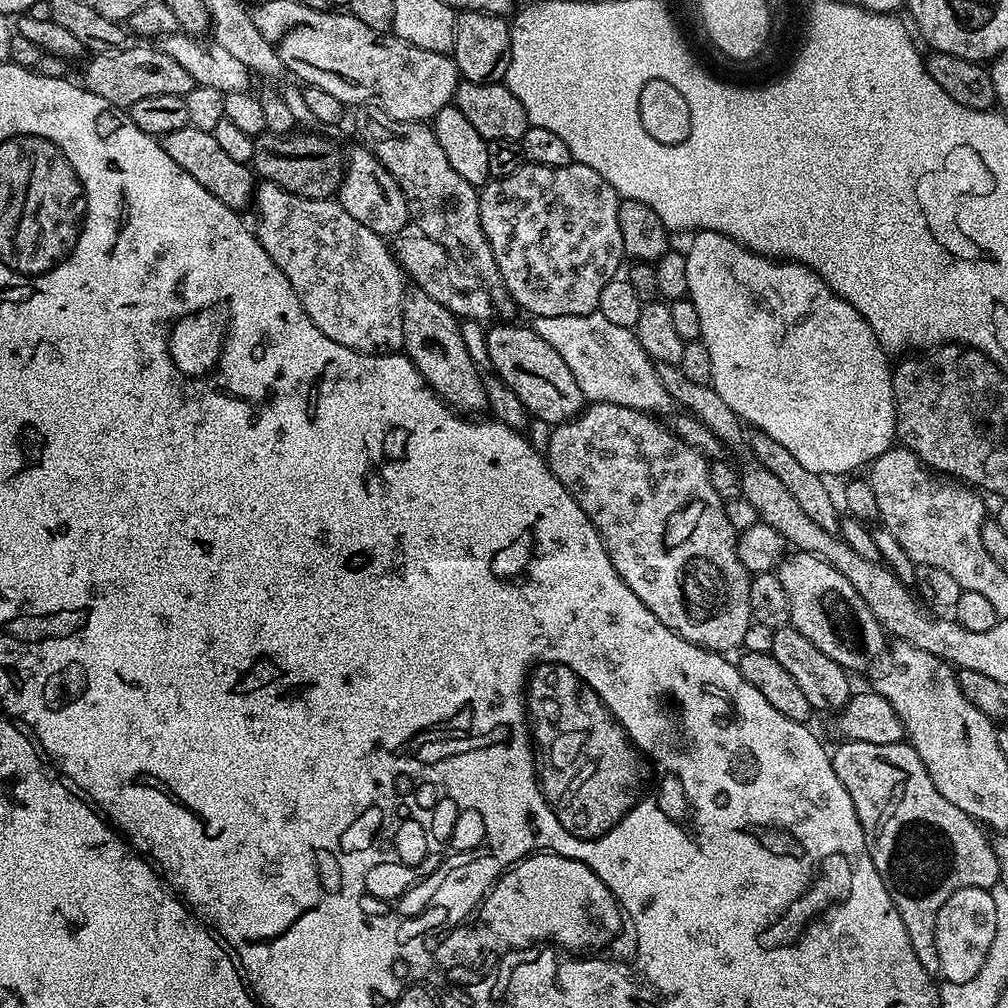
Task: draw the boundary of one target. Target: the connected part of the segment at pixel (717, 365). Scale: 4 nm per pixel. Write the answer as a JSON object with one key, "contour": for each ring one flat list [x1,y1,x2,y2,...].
{"contour":[[696,232,689,240,692,241,684,252,687,299,694,302,698,310,698,318,702,318,700,339,704,341,706,350,710,350,711,385,718,398,722,398,722,402,726,402,726,406,730,406,730,410,734,410,734,414,740,417,745,425,764,431,770,438,786,446,802,466,823,478,844,475,847,477,852,474,847,472,860,467,863,469,873,459,874,454,885,452,887,448,893,447,896,434,896,403,892,389,892,368,890,363,888,364,890,356,878,342,874,330,870,330,866,318,862,318,862,314,858,314,858,310,854,310,850,302,846,302,841,296,835,296,830,286,826,286,826,282,817,272,810,270,804,264,796,263,795,260,761,256,760,253,751,252,746,246,717,232]]}

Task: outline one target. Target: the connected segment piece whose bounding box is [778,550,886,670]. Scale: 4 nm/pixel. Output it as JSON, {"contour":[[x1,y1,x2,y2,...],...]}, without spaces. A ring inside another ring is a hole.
{"contour":[[799,550,785,555,778,565,778,575,790,598,791,627,797,628,822,654,834,658,845,670,868,668,884,648,884,627,862,602,862,594,822,558],[793,555,793,556,792,556]]}

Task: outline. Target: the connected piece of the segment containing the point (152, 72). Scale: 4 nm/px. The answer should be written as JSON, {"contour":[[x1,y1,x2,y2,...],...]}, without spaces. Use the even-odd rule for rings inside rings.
{"contour":[[129,46,118,50,106,50,95,53,89,60,92,61,84,68,83,87,98,94,98,98,106,98,106,102,125,110,131,110,134,102,142,98,155,98,158,94,185,96,194,86,190,74,186,74,186,69,178,66,178,62,170,58,170,54,161,52,156,46]]}

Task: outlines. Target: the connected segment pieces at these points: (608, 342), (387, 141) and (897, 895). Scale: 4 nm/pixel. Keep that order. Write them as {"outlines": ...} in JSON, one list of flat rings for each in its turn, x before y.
{"outlines":[[[599,310,586,315,536,316,530,327,564,359,585,401,622,405,660,416,675,411,673,399,658,379,655,361,642,349,633,329,607,321]],[[364,106,359,109,356,116,356,132,361,136,363,147,378,157,382,166,396,177,398,186,408,203,408,214,413,225,417,224,419,235,430,238,438,242,450,254,450,258,457,266,468,272,470,275,484,281,484,287,487,288,495,315,500,318,512,318,510,316,518,312,517,306,512,301,512,296,506,290,504,279,500,277,498,262,494,258,494,250,490,250,490,242,482,230,480,221,480,193,477,185,466,182,454,166,450,166,446,153,442,146,438,146,438,138,432,133,431,127,427,123,419,120,395,120,390,118,381,108,375,106]],[[844,740,837,746,836,752,834,748,831,758,838,782,846,786,846,794,850,794,854,802,854,810,858,814,858,822,866,838,868,853,874,862,874,870,878,870,898,914,902,914,908,944,914,946,914,958,922,962,922,970,926,974,939,973,938,950,935,949,935,923,938,912,946,900,962,887,991,890,1001,883,999,860,993,848,993,841,984,837,985,829,977,821,958,810,958,806,946,802,942,794,938,794,934,782,930,782,926,766,922,766,911,744,875,744]]]}

